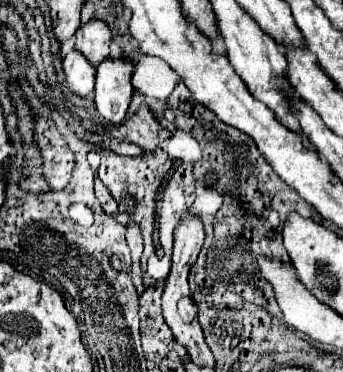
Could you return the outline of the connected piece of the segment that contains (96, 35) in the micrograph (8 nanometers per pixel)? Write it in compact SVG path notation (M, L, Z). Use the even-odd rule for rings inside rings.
M91 18L87 24L81 24L81 28L77 30L75 48L83 52L93 66L97 66L103 58L107 58L109 42L111 42L111 30L107 22L99 18Z

